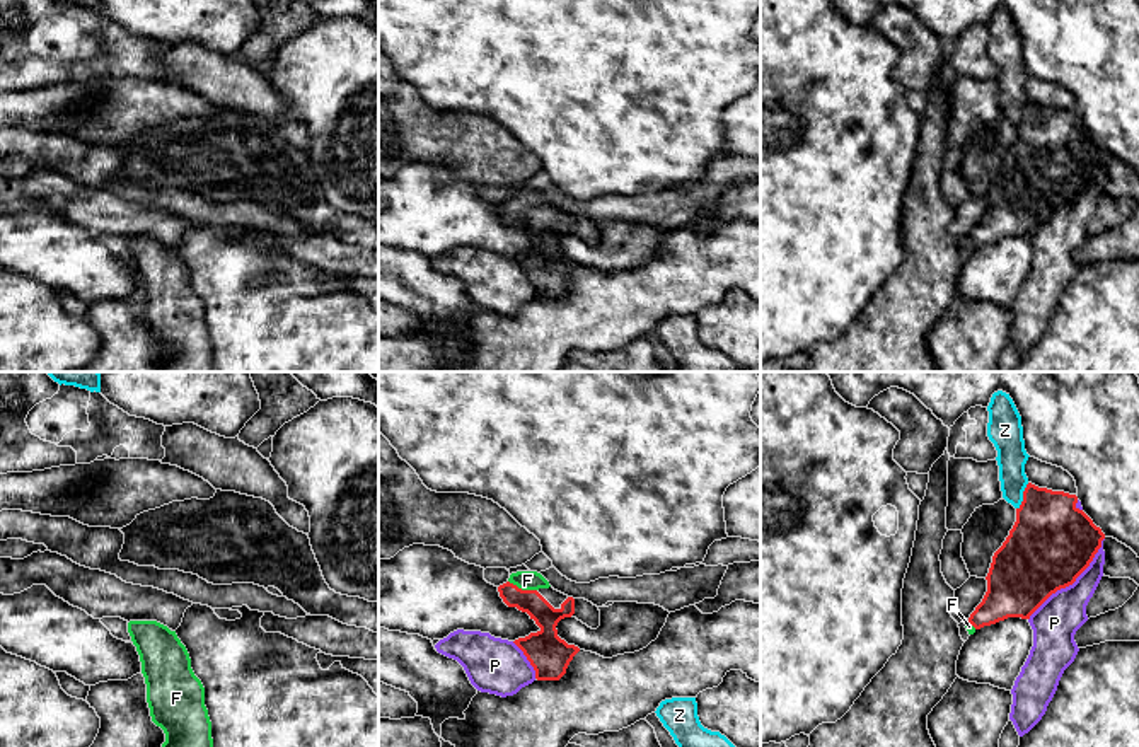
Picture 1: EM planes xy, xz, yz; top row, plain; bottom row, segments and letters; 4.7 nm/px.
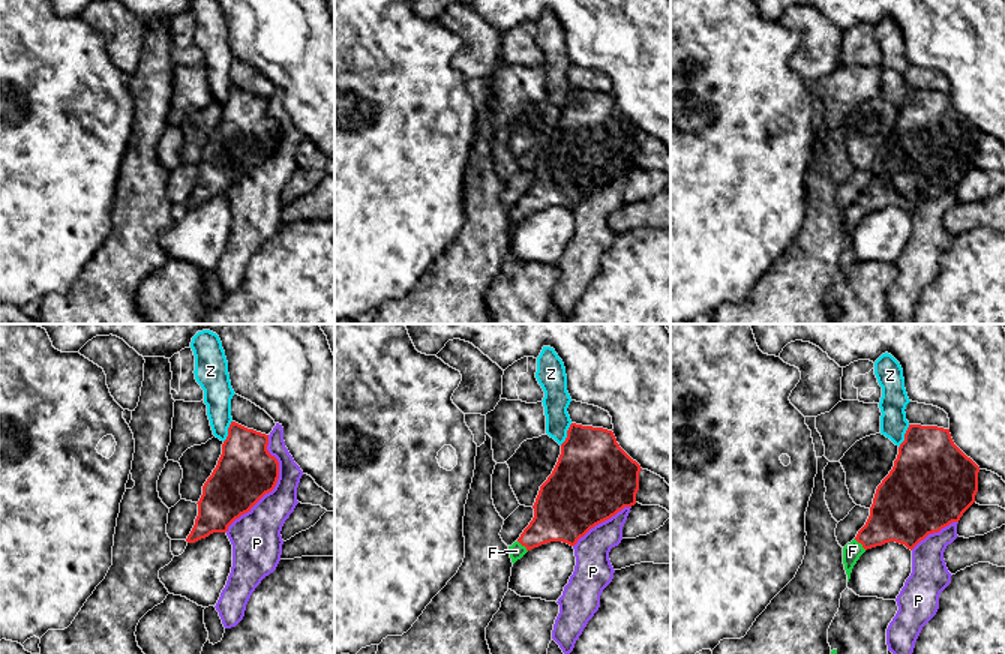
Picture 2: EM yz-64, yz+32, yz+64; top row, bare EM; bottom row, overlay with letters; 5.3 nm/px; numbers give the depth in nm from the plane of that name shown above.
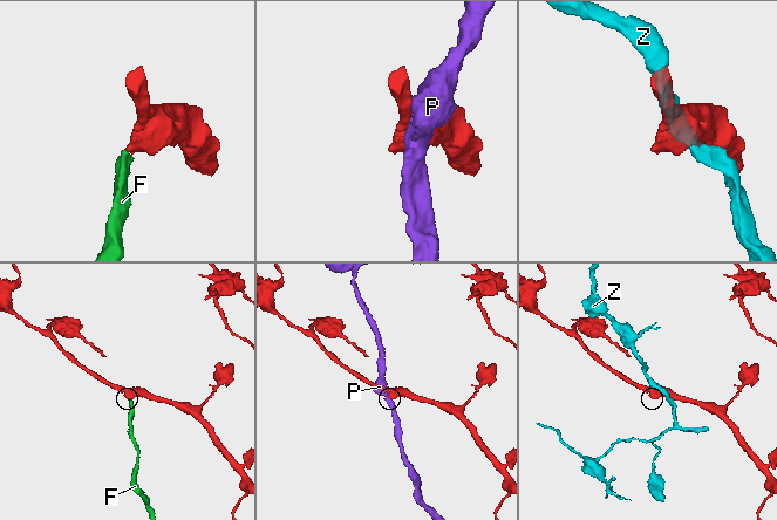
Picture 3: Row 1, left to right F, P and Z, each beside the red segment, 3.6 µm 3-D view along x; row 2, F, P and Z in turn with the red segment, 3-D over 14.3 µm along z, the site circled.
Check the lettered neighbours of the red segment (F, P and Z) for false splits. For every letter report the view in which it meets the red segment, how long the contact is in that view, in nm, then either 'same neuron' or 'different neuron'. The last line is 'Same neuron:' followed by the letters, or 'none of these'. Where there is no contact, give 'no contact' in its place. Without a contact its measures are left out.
F: xz | 140 nm | same neuron
P: yz | 550 nm | different neuron
Z: yz | 140 nm | different neuron
Same neuron: F

